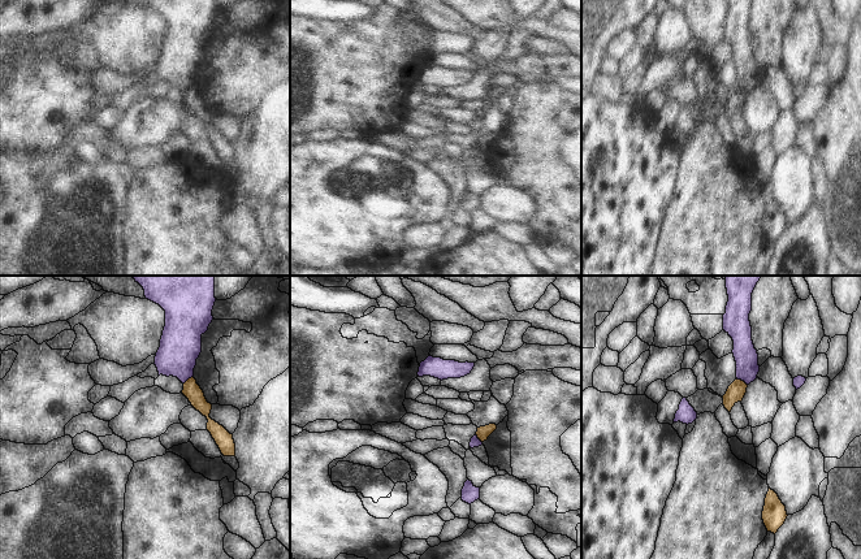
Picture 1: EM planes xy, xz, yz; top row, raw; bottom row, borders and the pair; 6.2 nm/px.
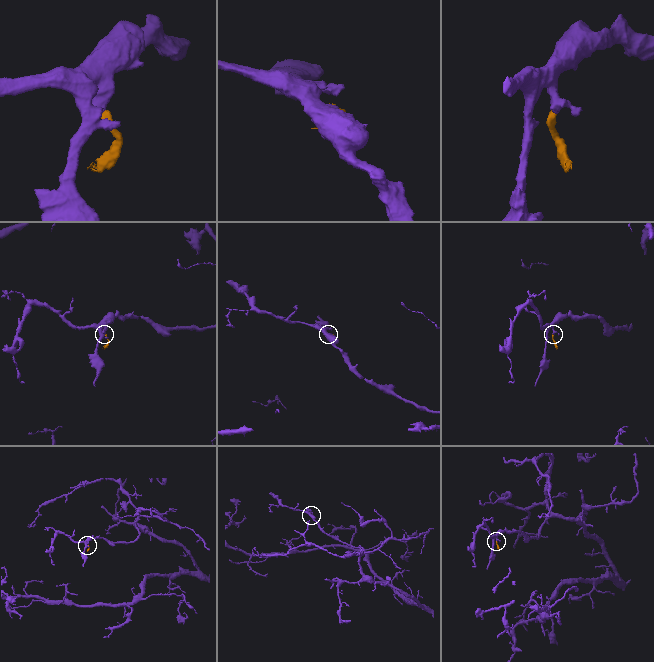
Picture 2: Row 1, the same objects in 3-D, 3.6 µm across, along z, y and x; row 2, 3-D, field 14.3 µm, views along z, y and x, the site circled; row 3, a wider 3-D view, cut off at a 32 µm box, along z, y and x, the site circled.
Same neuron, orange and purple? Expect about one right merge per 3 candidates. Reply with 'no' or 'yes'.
no

